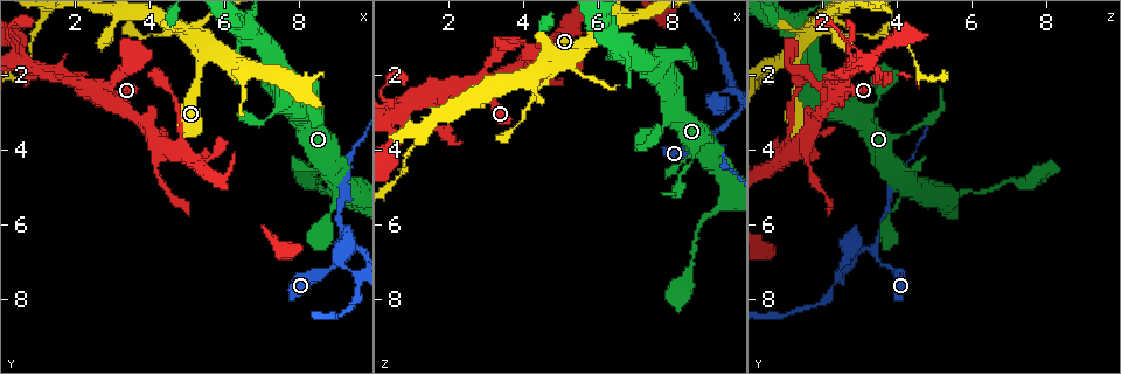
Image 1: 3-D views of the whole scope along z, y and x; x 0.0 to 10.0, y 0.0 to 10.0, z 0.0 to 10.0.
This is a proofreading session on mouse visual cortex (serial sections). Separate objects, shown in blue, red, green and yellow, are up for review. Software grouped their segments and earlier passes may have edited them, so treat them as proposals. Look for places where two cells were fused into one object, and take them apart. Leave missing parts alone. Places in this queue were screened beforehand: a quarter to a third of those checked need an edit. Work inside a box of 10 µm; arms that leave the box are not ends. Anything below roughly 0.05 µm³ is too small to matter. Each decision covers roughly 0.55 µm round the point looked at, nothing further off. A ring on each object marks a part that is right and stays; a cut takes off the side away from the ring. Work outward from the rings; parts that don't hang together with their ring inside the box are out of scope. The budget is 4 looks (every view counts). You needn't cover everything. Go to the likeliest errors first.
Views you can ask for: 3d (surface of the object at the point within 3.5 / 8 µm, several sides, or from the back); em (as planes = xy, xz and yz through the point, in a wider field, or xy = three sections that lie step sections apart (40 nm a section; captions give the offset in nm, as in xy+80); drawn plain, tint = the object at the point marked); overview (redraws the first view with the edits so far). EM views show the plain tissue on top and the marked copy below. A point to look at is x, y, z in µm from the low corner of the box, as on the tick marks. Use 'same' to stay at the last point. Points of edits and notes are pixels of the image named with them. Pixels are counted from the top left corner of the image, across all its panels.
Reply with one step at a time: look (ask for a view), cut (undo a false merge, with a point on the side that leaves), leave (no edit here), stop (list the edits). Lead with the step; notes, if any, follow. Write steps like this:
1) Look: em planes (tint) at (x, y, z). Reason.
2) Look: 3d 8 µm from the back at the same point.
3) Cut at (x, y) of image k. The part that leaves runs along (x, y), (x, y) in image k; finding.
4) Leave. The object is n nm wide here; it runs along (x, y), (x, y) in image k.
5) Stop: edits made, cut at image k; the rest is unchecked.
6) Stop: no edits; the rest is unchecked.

Look: 3d 3.5 µm at (4.75, 0.75, 1.75). Sudden change in width.

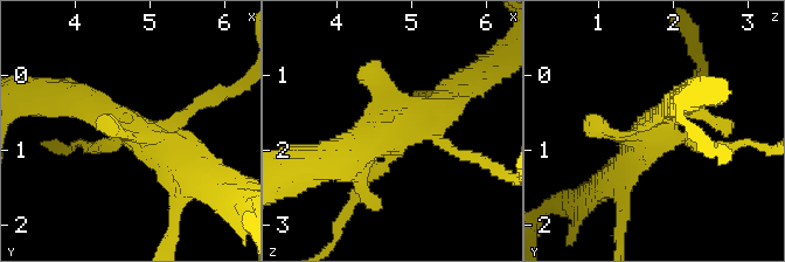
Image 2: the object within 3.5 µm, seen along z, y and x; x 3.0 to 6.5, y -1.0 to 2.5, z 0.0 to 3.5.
Look: em xy step 1 (tint) at (4.70, 0.70, 1.85).

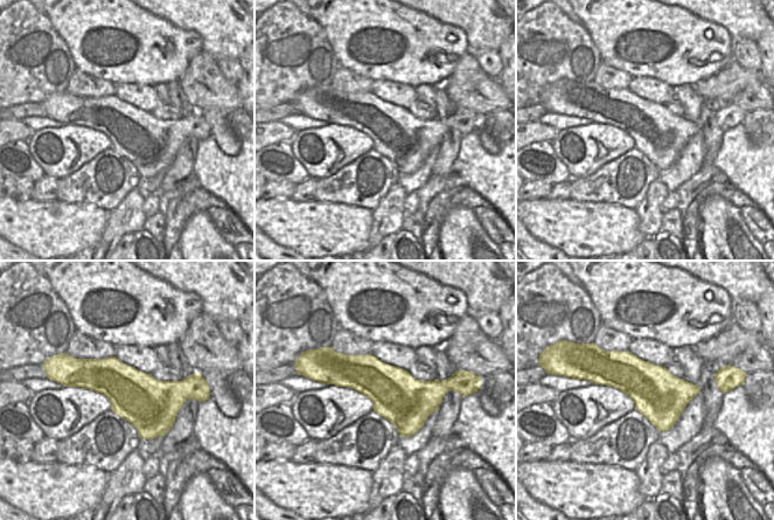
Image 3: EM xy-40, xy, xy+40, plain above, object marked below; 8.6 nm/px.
Leave. It runs along (182, 173), (101, 105), (61, 102) in image 2; one cell here.

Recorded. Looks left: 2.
Look: 3d 8 µm at (9.25, 6.90, 3.45). Branch point.

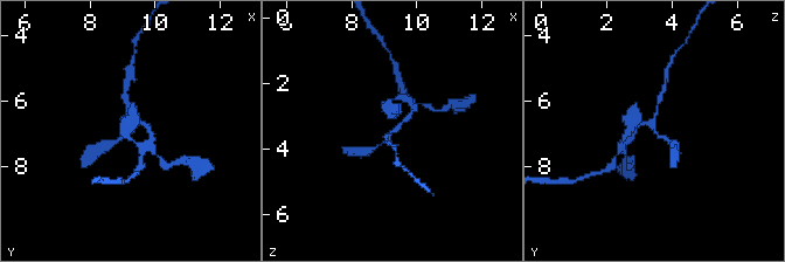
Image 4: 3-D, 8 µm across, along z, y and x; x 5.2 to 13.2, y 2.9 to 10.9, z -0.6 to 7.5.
Look: 3d 3.5 µm at the same point. Zoom in.

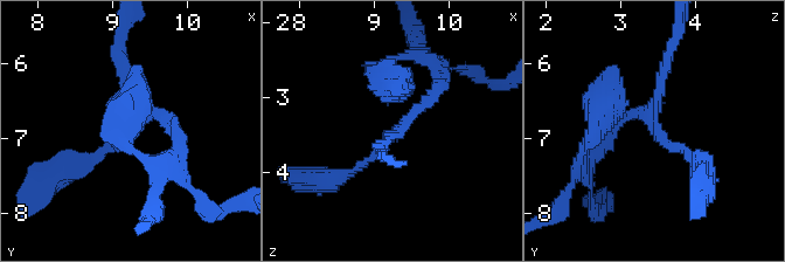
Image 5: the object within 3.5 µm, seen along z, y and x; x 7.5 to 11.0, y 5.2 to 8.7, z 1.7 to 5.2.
Leave. It runs along (341, 177), (374, 156), (438, 87) in image 5; all the same cell.

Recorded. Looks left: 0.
Stop: no edits; the rest is unchecked.

